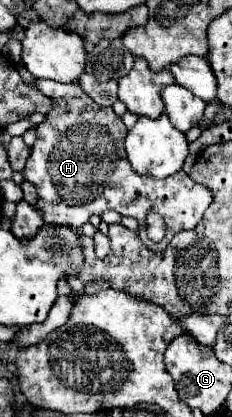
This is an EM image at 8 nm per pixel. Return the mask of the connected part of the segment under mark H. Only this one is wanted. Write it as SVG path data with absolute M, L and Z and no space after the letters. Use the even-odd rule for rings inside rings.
M36 80L36 86L50 98L56 98L58 106L62 106L62 110L52 110L38 126L36 144L32 146L26 168L22 170L24 178L38 190L38 208L46 224L68 224L80 228L94 214L102 216L106 210L116 210L124 216L134 216L140 222L138 234L142 242L152 252L162 252L174 234L190 230L202 220L212 202L210 190L196 184L184 172L164 180L134 172L124 152L128 128L112 108L98 106L84 94L78 82L58 84L54 80ZM66 106L74 112L74 122L62 122L62 118L58 118L58 114L66 114ZM150 212L158 212L164 218L166 236L160 242L150 240L146 234L146 218Z

